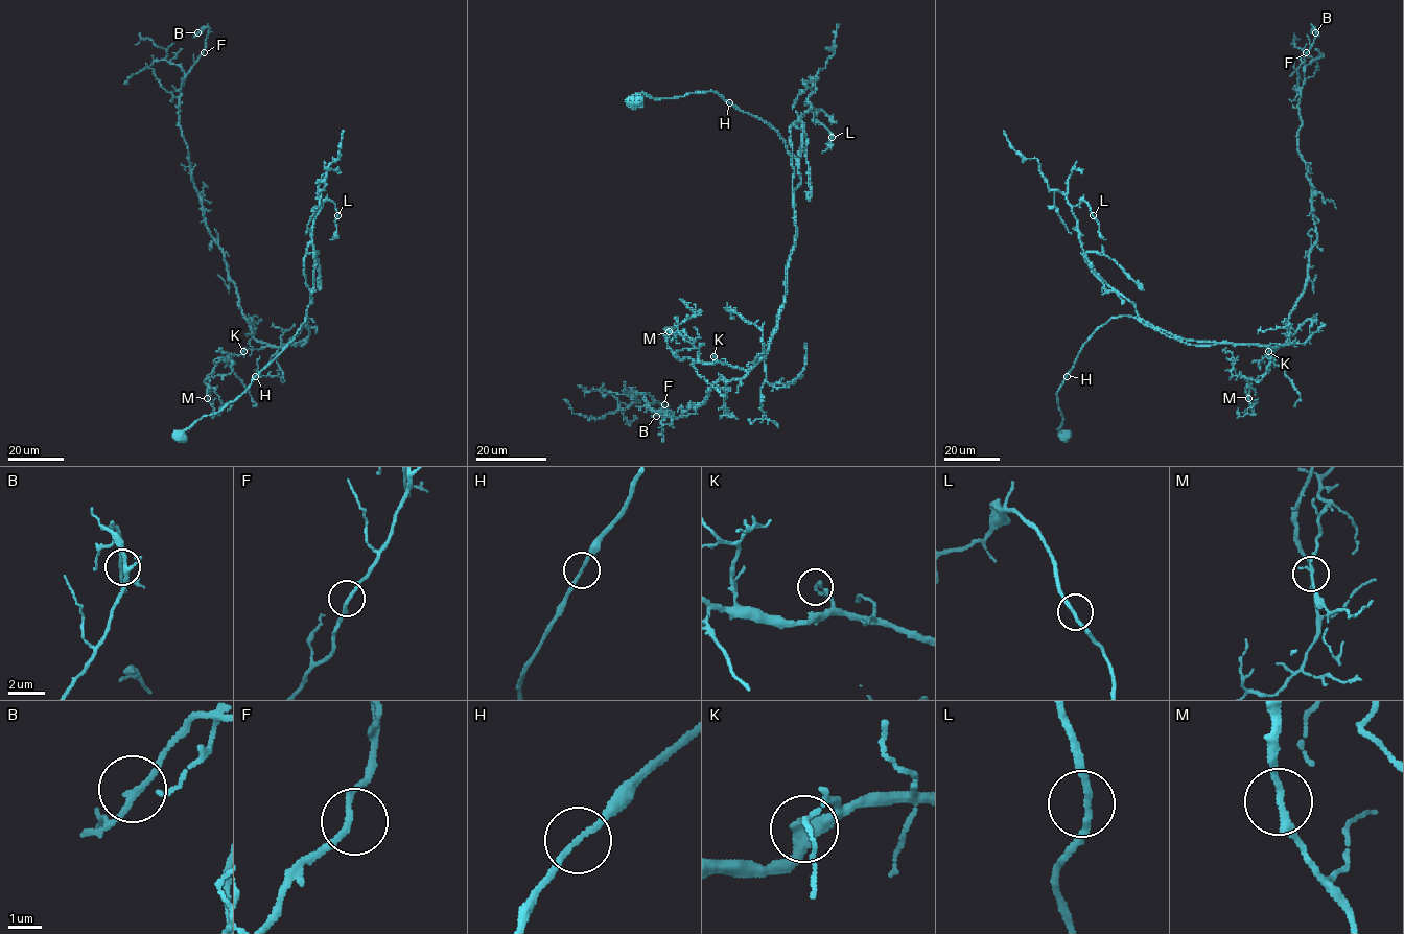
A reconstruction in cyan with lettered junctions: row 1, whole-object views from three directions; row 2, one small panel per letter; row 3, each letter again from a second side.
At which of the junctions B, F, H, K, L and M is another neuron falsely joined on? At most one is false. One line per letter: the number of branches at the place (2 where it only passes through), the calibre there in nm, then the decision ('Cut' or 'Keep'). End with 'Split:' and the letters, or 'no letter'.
B: Branches: 2. Thickness 170 nm. Keep
F: Branches: 2. Thickness 180 nm. Keep
H: Branches: 2. Thickness 150 nm. Keep
K: Branches: 2. Thickness 120 nm. Keep
L: Branches: 2. Thickness 180 nm. Keep
M: Branches: 2. Thickness 190 nm. Keep
Split: no letter

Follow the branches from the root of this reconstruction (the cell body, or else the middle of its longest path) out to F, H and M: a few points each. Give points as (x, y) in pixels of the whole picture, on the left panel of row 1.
F: (181, 436), (306, 316), (309, 334), (254, 339), (206, 224), (179, 116), (204, 52)
H: (181, 436), (203, 417), (215, 414), (235, 400), (256, 376)
M: (181, 436), (235, 400), (293, 340), (307, 316), (309, 334), (303, 341), (224, 357), (207, 376), (207, 398)

